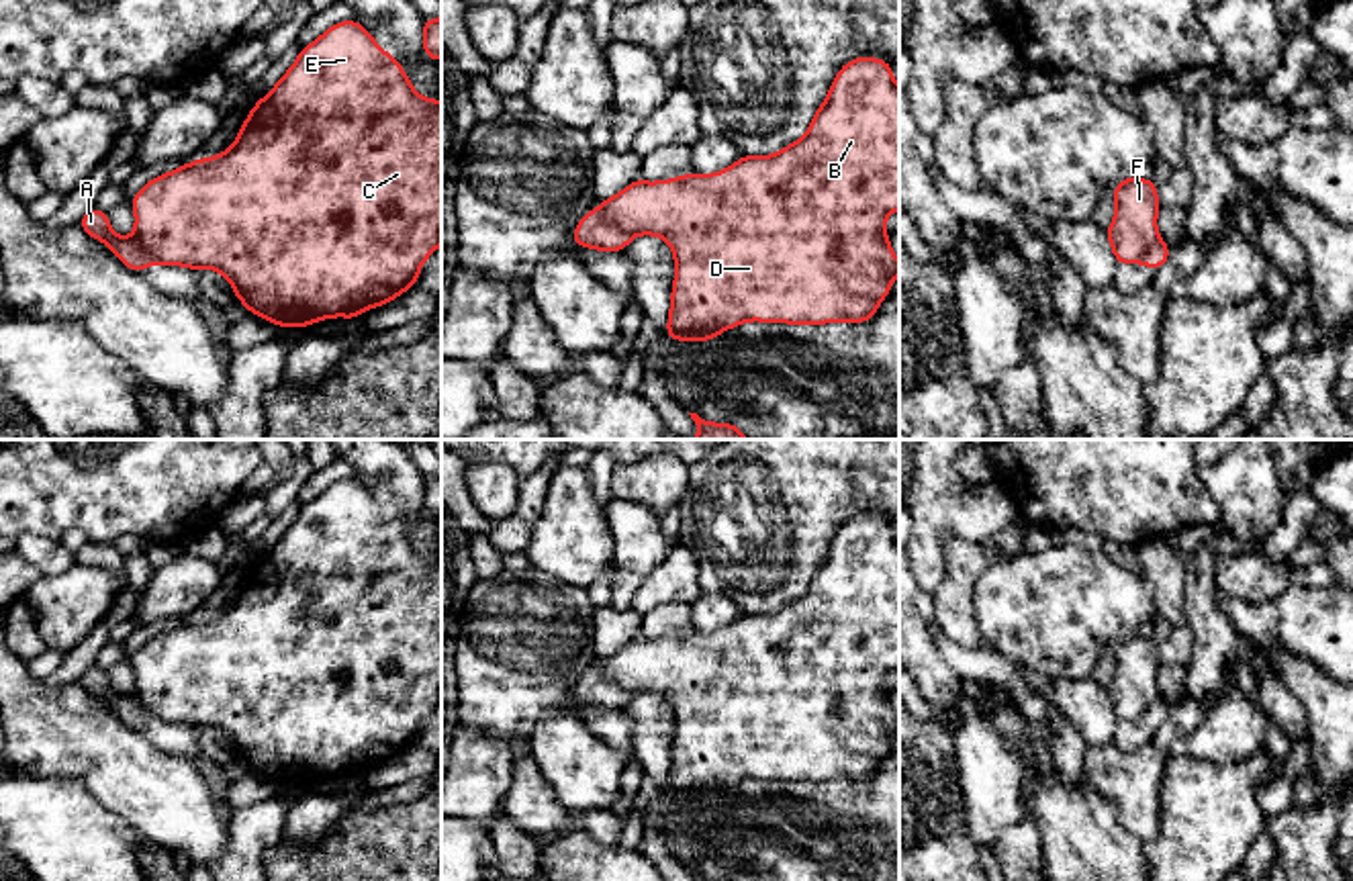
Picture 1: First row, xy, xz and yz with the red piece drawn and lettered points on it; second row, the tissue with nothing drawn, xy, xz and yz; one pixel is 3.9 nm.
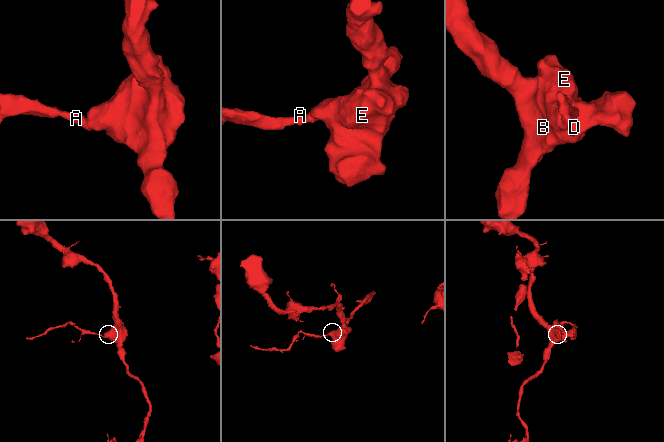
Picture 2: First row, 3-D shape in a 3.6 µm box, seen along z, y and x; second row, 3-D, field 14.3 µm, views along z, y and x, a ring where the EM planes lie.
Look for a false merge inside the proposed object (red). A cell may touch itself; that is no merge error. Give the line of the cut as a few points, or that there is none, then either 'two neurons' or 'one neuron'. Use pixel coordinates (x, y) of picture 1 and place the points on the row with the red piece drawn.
cut in xz along (599, 213), (605, 221), (632, 236); two neurons

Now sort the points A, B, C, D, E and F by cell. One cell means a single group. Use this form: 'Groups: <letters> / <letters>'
Groups: A / B C D E F

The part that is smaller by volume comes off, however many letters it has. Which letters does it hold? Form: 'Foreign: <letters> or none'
Foreign: A

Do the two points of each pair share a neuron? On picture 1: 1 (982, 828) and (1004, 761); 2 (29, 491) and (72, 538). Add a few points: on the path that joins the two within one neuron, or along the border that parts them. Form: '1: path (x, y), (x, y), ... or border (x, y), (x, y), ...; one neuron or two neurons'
1: path (988, 812), (992, 806), (992, 777); one neuron
2: border (88, 538), (80, 530), (68, 528), (56, 540); two neurons

